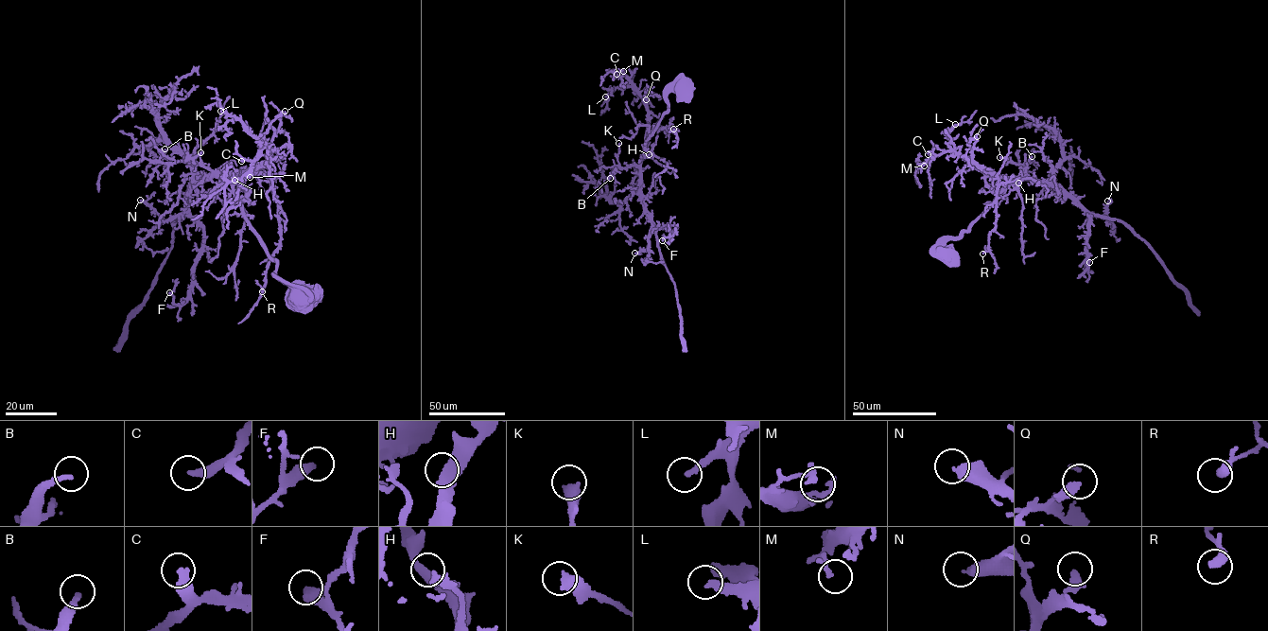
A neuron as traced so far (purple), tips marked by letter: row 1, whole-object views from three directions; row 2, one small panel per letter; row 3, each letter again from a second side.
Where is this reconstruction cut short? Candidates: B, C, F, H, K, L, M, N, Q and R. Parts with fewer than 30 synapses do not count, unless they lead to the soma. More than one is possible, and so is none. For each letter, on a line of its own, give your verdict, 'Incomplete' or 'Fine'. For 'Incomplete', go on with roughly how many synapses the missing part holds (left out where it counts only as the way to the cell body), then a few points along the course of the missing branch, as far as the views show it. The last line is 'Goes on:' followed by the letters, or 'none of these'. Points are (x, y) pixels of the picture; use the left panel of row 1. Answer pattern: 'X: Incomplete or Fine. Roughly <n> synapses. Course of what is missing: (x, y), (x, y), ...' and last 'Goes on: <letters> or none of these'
B: Fine
C: Fine
F: Fine
H: Fine
K: Fine
L: Fine
M: Fine
N: Incomplete. Roughly 140 synapses. Course of what is missing: (140, 200), (125, 186), (107, 186), (95, 196), (103, 218)
Q: Fine
R: Fine
Goes on: N

